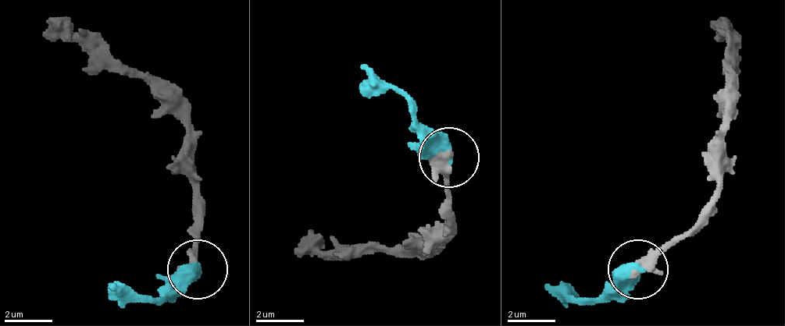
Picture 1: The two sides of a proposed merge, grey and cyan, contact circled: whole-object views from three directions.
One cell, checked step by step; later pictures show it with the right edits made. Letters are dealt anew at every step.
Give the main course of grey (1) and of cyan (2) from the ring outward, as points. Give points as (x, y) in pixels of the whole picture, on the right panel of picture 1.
1: (640, 271), (712, 199), (730, 79), (730, 31), (718, 19)
2: (640, 271), (622, 271), (586, 300), (544, 288)

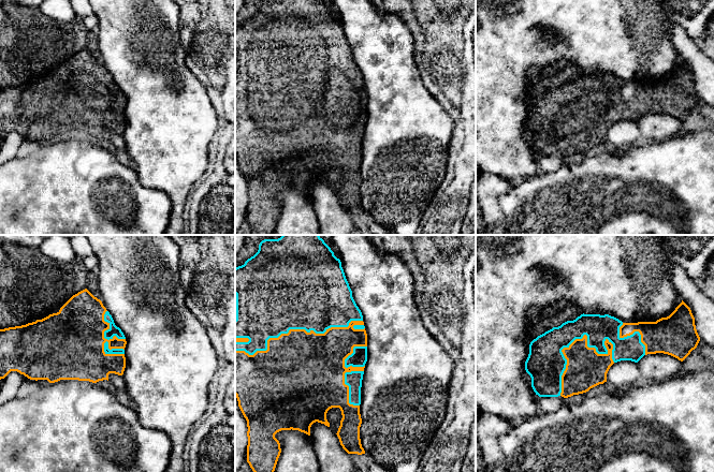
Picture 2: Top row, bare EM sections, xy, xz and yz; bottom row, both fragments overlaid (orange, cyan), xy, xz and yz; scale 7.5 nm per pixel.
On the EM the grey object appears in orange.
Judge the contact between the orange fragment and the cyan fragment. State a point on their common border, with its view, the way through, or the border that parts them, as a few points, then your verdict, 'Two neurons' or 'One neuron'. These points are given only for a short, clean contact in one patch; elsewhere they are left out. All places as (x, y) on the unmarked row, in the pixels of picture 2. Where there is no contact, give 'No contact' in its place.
Touches orange at yz (574, 100). One neuron

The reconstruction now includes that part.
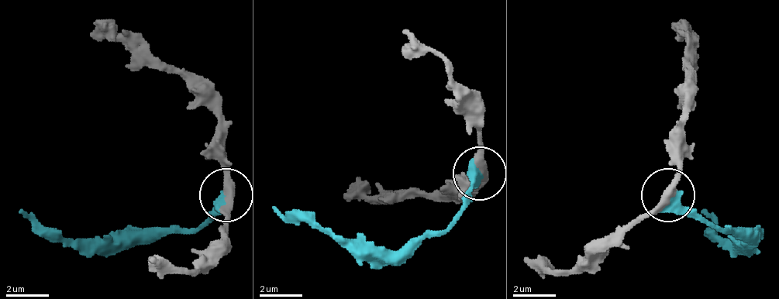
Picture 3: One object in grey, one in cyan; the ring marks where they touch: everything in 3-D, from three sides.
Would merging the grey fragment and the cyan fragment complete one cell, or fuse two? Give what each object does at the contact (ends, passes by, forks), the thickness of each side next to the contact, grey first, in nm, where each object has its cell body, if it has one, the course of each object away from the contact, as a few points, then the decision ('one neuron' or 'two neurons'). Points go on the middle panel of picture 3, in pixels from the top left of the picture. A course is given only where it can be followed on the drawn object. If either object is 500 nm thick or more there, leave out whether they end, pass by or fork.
380 nm thick on the grey side, 600 nm on the other; no cell body on grey; no cell body on cyan; grey runs (481, 173), (470, 189), (433, 194), (358, 194), (348, 183); cyan runs (481, 173), (449, 226), (396, 253), (363, 253), (273, 211); one neuron

